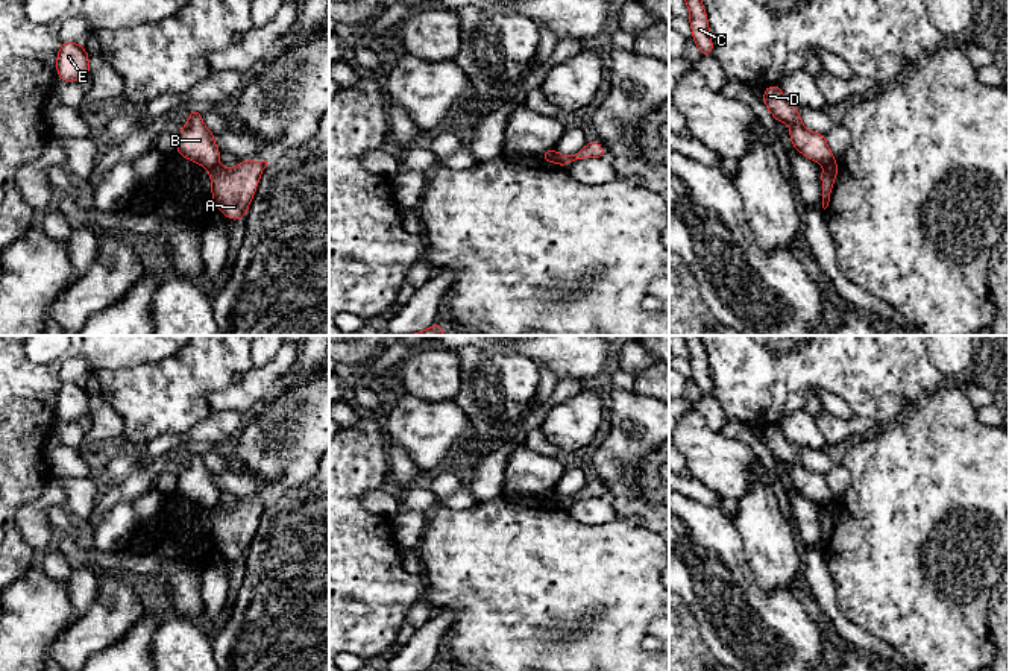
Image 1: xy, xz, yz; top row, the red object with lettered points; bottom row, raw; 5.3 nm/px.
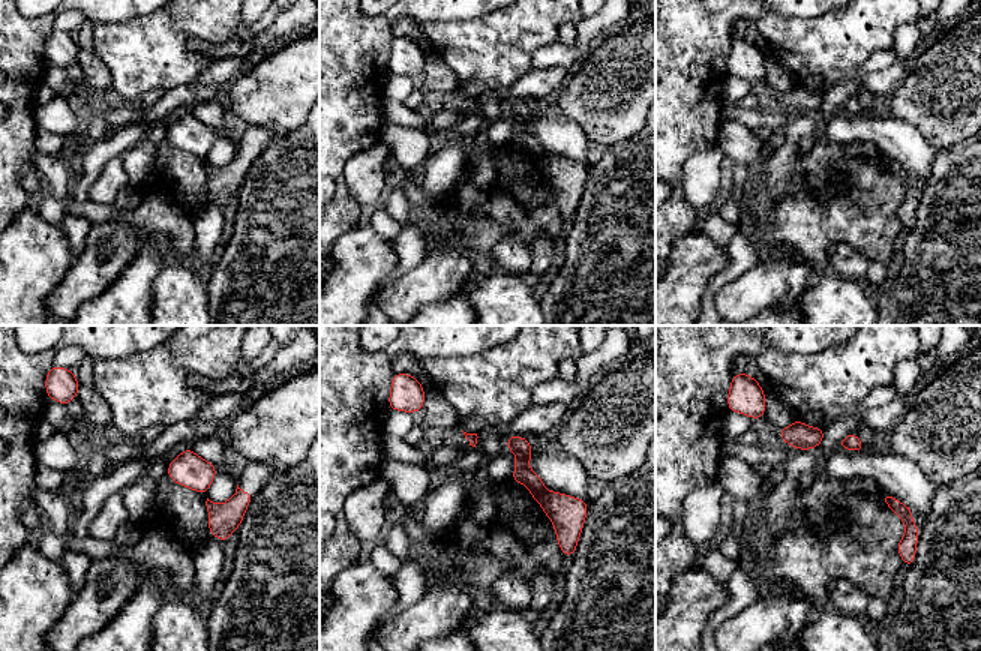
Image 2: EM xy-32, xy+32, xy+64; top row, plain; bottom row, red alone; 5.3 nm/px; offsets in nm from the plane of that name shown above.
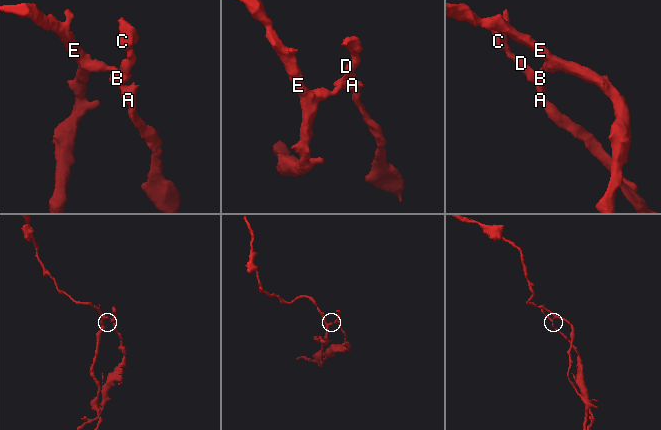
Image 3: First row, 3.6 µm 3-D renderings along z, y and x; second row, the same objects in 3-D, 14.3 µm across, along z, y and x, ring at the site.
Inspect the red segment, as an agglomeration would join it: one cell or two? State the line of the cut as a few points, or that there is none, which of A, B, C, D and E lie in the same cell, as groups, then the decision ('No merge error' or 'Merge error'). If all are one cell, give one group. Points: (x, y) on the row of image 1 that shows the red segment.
Split along xz (554, 149), (551, 161). Groups: A / B C D E. Merge error

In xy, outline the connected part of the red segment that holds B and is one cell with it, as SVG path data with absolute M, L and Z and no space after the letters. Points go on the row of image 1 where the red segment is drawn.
M200 109L190 111L187 124L179 128L176 153L205 169L218 164L220 149L214 141L214 132L205 126Z

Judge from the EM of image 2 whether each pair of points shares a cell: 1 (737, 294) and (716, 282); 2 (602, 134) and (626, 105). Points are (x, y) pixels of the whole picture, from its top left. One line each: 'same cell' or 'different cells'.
1: different cells
2: same cell

